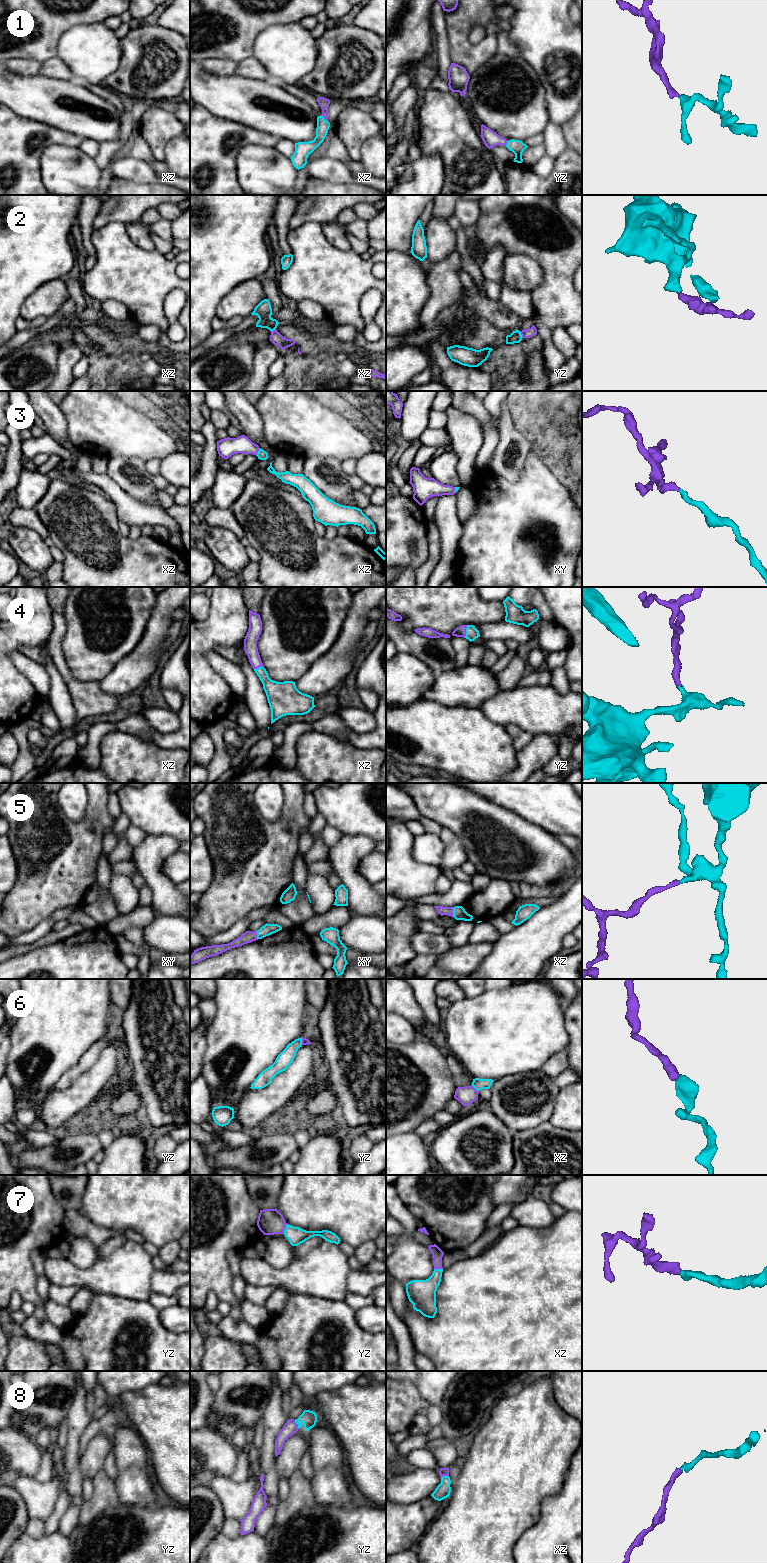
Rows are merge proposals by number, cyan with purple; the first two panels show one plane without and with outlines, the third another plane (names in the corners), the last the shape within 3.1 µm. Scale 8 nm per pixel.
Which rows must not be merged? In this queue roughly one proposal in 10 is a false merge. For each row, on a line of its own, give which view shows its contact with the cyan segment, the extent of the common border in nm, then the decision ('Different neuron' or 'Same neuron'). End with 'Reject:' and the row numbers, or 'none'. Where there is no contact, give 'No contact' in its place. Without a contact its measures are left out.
1: Touches cyan in xz. Shared border 50 nm. Same neuron
2: Touches cyan in yz. Shared border 70 nm. Same neuron
3: Touches cyan in xz. Shared border 70 nm. Same neuron
4: Touches cyan in yz. Shared border 110 nm. Same neuron
5: Touches cyan in xz. Shared border 80 nm. Same neuron
6: Touches cyan in xz. Shared border 80 nm. Same neuron
7: Touches cyan in yz. Shared border 90 nm. Same neuron
8: Touches cyan in yz. Shared border 80 nm. Same neuron
Reject: none

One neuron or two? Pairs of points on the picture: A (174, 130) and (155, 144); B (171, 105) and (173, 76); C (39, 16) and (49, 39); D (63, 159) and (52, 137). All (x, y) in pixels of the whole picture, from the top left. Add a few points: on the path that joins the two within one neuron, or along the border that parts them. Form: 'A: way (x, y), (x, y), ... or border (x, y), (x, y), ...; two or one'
A: way (169, 130), (160, 139); one
B: border (179, 98), (147, 99); two
C: way (41, 22), (43, 33); one
D: border (77, 146), (49, 145), (42, 152), (39, 160); two

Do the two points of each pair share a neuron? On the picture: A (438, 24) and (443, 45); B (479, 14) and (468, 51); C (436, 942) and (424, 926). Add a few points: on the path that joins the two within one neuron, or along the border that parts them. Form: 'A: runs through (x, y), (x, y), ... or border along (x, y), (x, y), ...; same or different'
A: runs through (441, 29), (442, 40); same
B: runs through (469, 21), (463, 27), (463, 41); same
C: border along (418, 931), (443, 934); different

